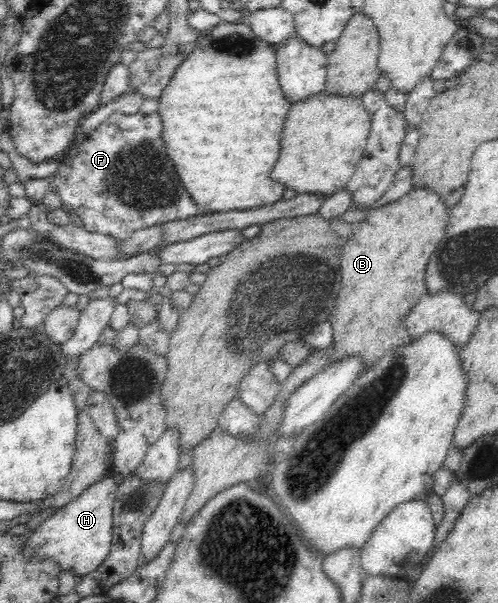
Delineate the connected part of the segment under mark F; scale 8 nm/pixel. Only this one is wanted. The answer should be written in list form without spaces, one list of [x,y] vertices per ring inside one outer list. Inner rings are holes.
[[[159,110],[149,115],[113,112],[83,140],[77,156],[60,159],[50,188],[73,208],[74,218],[85,230],[110,234],[121,241],[139,228],[198,215],[198,207],[167,156],[161,132]]]

